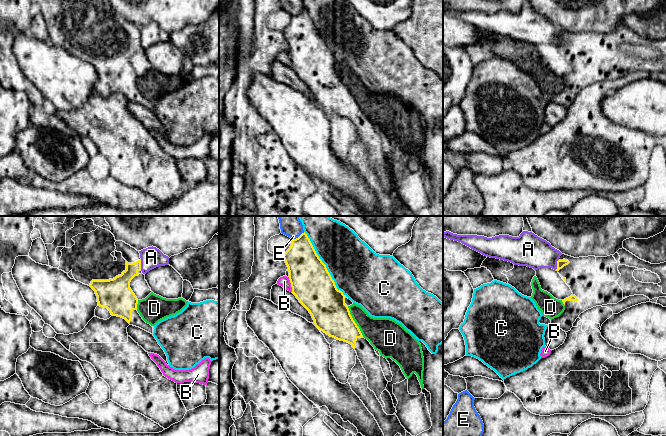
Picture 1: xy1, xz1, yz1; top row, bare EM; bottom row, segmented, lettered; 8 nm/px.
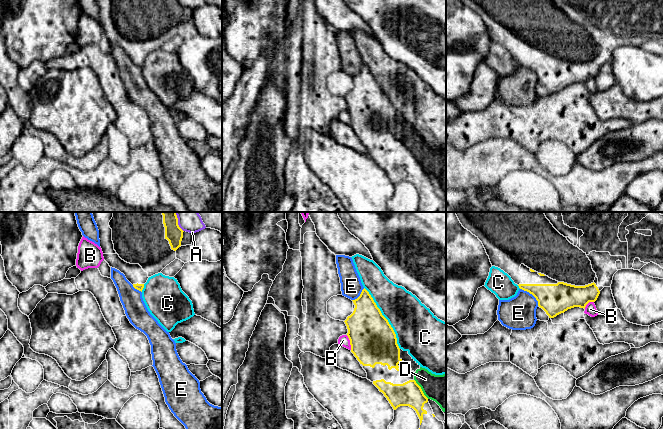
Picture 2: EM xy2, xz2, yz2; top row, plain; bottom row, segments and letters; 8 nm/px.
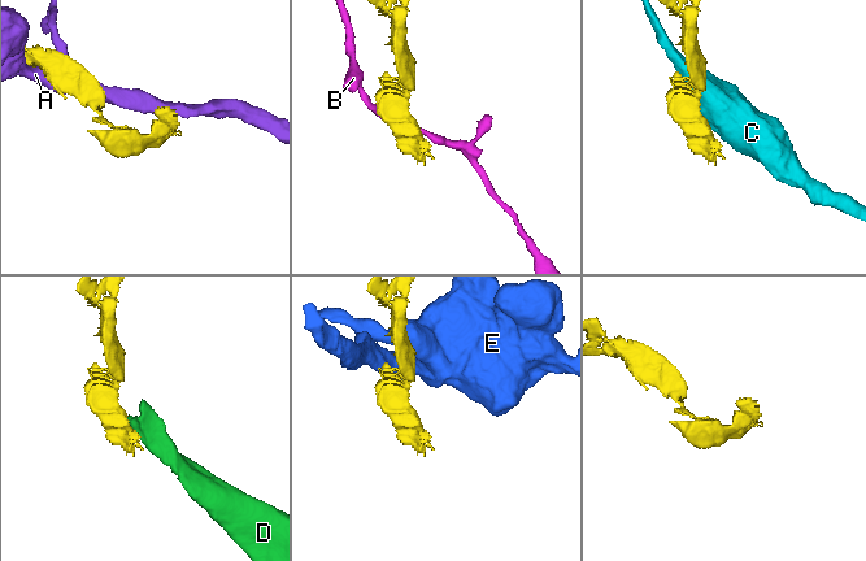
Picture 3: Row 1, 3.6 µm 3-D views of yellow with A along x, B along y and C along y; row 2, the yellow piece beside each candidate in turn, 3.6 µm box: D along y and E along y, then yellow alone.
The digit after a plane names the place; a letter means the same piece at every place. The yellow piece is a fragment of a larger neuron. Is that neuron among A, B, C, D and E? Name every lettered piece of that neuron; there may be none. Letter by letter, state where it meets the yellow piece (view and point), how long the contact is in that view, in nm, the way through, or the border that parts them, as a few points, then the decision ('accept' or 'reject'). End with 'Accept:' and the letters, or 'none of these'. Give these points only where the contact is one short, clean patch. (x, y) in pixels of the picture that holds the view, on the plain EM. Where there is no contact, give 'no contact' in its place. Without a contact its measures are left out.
A: contact yz1 (557, 40); length 90 nm; reject
B: contact xz1 (291, 60); length 130 nm; reject
C: contact xz1 (324, 40); length 600 nm; reject
D: contact xz1 (354, 97); length 280 nm; way xz1 (327, 83), (341, 97), (354, 97), (382, 109); accept
E: contact yz2 (531, 69); length 200 nm; border yz2 (520, 64), (528, 67), (535, 74), (538, 81); reject
Accept: D

